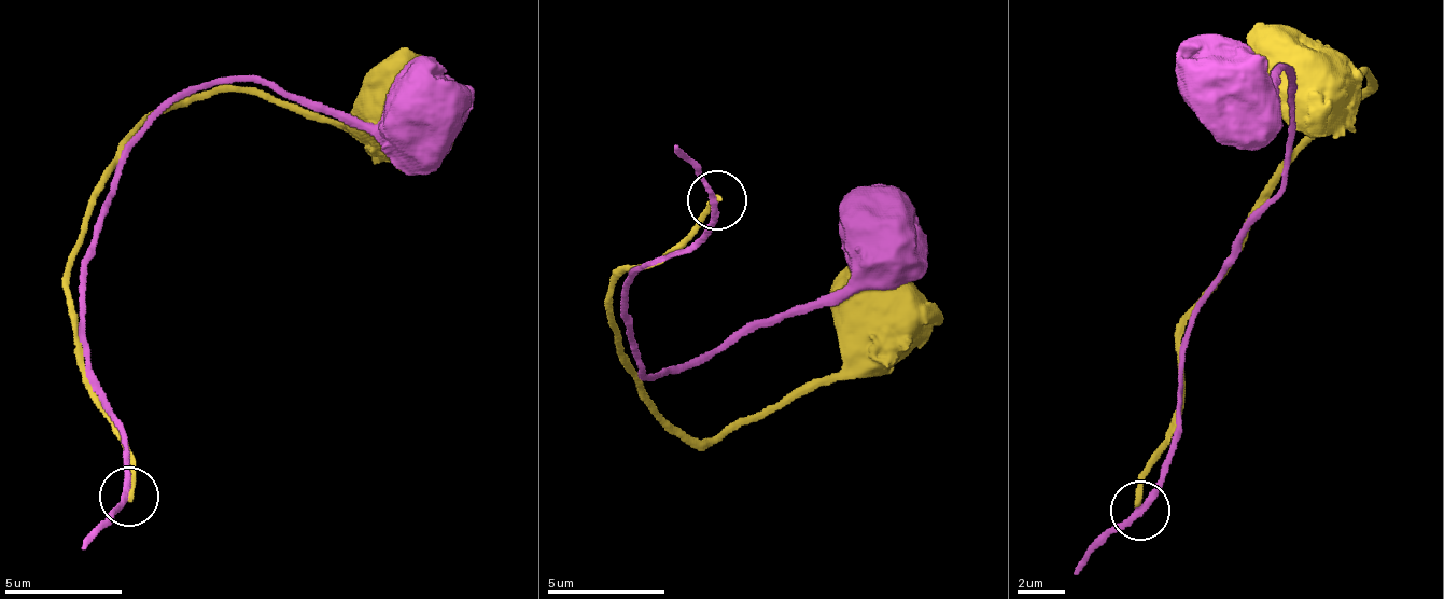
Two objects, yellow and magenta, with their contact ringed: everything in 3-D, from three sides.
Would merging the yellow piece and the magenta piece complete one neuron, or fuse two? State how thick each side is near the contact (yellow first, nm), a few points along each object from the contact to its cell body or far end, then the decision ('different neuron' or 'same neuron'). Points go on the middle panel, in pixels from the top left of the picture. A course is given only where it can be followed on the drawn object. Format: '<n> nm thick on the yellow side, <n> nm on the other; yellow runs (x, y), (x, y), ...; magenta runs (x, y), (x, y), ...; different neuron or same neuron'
240 nm thick on the yellow side, 240 nm on the other; yellow runs (715, 198), (656, 262), (616, 276), (608, 302), (624, 361), (674, 434), (733, 433), (767, 417), (893, 322); magenta runs (715, 198), (697, 241), (619, 296), (639, 375), (822, 304), (855, 273), (855, 232), (880, 228); different neuron

